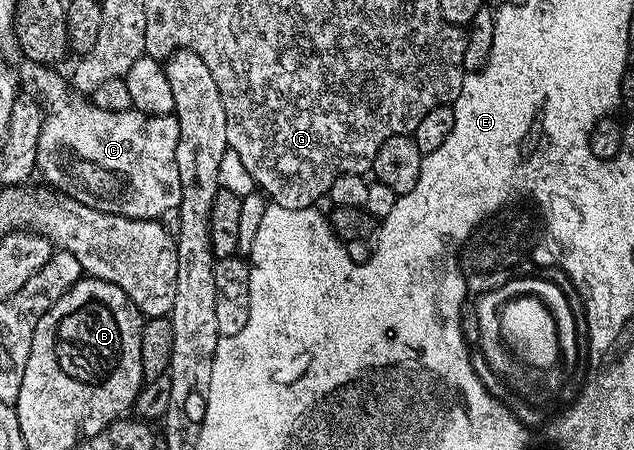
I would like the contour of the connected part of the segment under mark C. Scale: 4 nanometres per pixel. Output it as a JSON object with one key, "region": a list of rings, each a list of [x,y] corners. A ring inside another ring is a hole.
{"region":[[[46,65],[35,66],[34,87],[38,90],[37,98],[44,108],[42,116],[42,128],[40,129],[40,141],[36,145],[36,168],[37,174],[43,175],[47,179],[49,186],[55,192],[65,193],[69,198],[75,199],[77,203],[83,203],[85,207],[90,207],[94,211],[102,211],[105,215],[119,215],[125,219],[157,219],[161,220],[162,215],[177,212],[180,205],[180,173],[176,170],[176,145],[180,137],[178,121],[173,114],[169,115],[146,115],[142,111],[128,110],[120,113],[108,113],[108,109],[95,107],[89,98],[83,97],[79,92],[72,89],[71,84],[62,75],[57,75],[57,70]]]}

